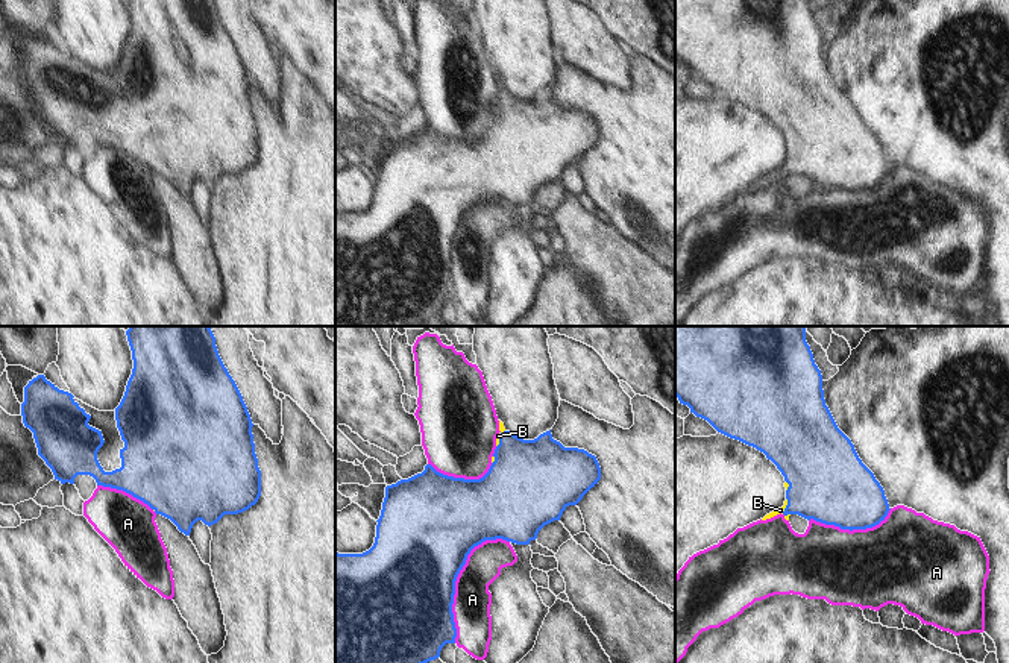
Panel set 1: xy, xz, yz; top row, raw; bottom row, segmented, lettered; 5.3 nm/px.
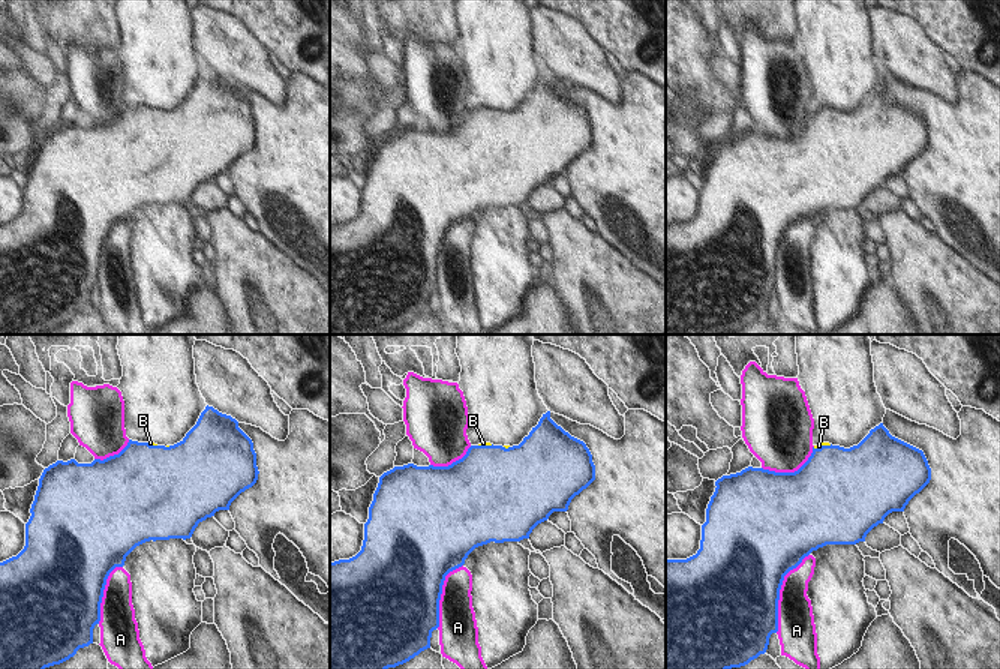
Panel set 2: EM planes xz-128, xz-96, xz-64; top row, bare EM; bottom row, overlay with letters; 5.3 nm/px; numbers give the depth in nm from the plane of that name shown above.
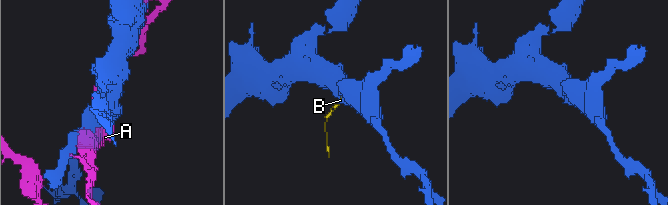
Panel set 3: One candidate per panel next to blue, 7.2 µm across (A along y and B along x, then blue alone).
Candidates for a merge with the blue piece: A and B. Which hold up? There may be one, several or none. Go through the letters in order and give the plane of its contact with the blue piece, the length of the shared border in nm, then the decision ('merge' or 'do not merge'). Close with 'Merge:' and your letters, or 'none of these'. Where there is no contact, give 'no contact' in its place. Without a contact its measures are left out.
A: xz | 600 nm | do not merge
B: yz | 100 nm | merge
Merge: B

